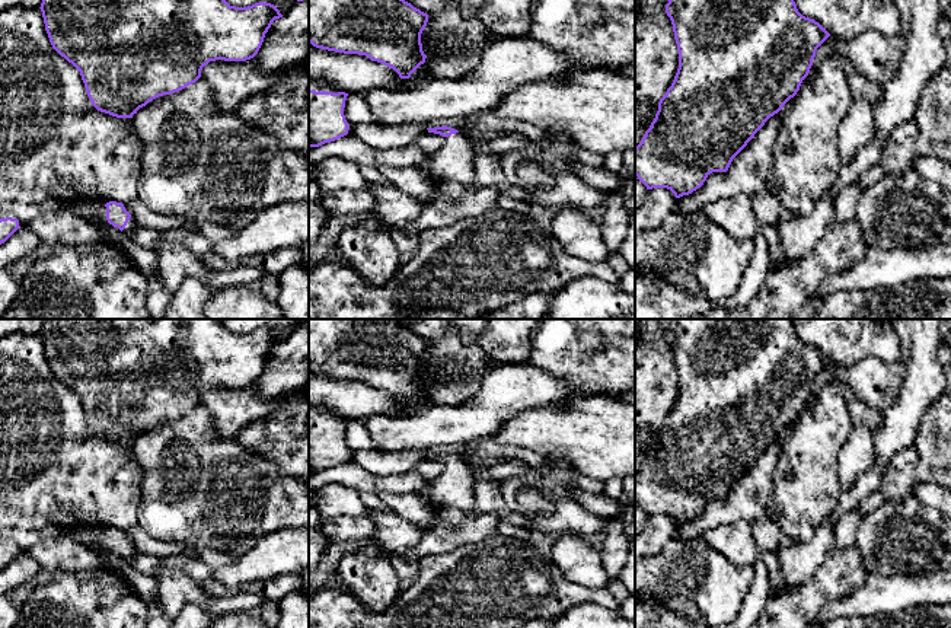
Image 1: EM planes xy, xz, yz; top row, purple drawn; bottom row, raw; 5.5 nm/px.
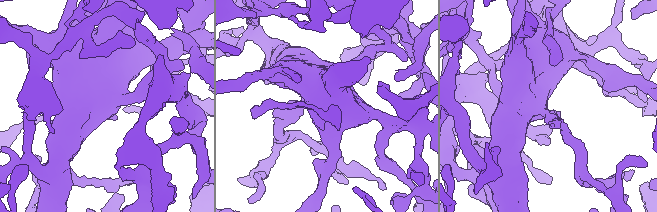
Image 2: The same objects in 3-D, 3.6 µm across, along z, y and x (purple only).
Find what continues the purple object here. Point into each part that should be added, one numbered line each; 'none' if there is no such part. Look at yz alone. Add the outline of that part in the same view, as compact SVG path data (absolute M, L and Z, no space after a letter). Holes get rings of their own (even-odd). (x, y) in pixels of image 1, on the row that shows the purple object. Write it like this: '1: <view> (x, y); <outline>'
none

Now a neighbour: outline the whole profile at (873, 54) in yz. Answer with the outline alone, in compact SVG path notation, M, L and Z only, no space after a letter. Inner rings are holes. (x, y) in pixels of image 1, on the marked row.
M877 31L864 32L851 39L829 36L816 51L808 76L797 95L814 80L817 67L824 57L834 54L848 57L855 70L871 80L888 82L900 64L906 50L904 35L885 36Z

